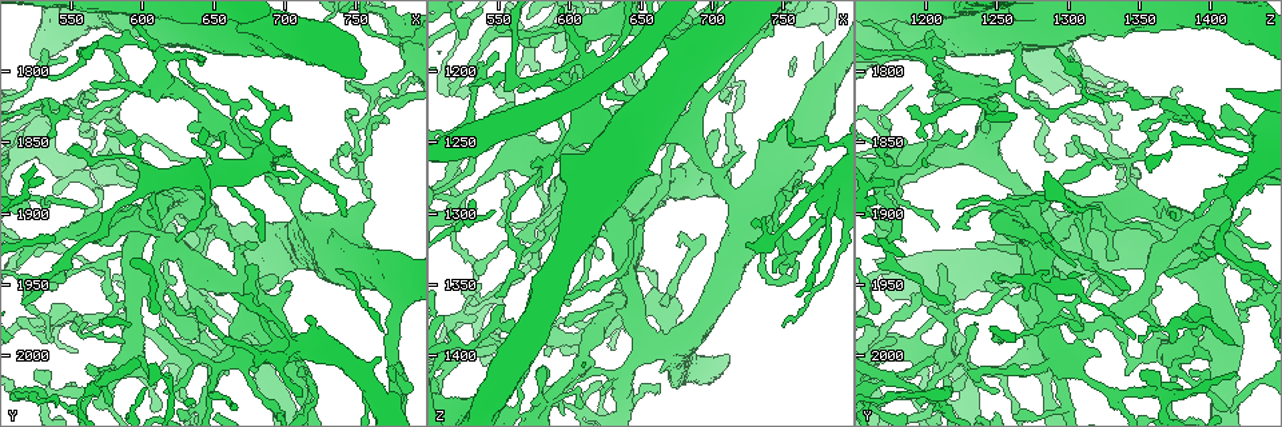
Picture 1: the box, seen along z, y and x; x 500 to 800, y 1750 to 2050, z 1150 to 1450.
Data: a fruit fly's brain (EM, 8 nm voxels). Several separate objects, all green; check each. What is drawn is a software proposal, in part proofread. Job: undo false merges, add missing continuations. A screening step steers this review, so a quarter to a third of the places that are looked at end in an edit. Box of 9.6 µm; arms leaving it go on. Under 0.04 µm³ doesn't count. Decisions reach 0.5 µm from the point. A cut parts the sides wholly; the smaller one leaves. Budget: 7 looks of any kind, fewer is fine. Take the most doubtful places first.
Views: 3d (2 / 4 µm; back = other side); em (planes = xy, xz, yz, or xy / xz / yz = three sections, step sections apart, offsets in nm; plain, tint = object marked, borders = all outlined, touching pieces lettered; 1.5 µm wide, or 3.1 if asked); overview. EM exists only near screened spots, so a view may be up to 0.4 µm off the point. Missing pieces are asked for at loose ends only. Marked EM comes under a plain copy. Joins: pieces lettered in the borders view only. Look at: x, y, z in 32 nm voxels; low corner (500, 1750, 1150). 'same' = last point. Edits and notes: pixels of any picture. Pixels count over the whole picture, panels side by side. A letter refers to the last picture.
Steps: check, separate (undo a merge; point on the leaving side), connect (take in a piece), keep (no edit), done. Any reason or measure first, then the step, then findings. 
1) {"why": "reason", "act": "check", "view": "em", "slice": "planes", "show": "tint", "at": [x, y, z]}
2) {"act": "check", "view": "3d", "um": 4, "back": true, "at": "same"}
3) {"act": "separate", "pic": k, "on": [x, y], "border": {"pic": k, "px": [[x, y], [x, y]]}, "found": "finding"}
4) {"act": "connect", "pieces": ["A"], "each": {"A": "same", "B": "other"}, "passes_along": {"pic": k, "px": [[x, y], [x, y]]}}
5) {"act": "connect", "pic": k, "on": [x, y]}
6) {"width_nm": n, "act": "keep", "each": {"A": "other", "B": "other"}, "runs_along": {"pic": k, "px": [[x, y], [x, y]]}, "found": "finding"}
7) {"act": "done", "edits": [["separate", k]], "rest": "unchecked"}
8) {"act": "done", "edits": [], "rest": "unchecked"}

{"why": "thin end", "act": "check", "view": "em", "slice": "yz", "step": 8, "show": "borders", "at": [748, 1814, 1382]}

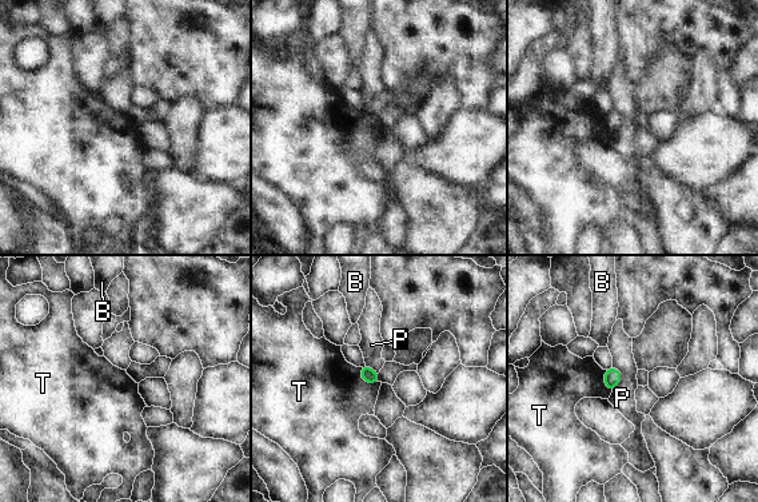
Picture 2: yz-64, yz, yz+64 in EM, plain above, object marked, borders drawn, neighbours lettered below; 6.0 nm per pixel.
{"longest_contact_nm": ["T", 150], "act": "keep", "each": {"B": "other", "P": "other", "T": "other"}, "found": "no lettered piece goes on from it"}

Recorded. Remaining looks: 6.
{"why": "an open end", "act": "check", "view": "em", "slice": "planes", "show": "borders", "at": [678, 1812, 1192]}

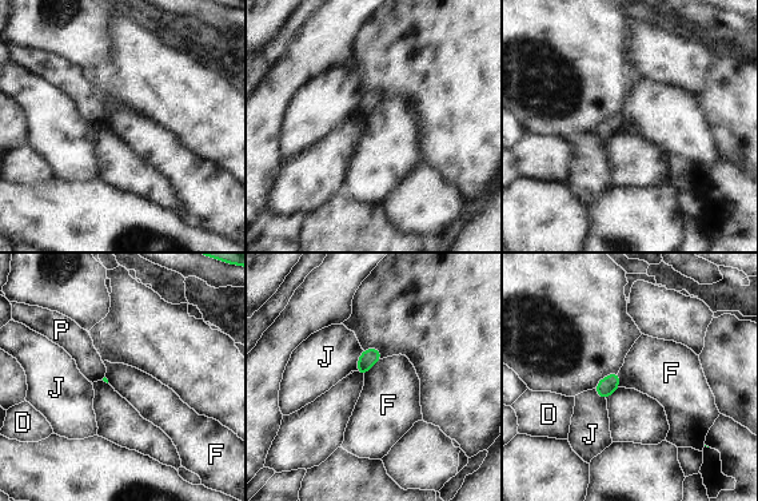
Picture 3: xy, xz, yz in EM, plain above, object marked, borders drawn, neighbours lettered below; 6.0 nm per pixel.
{"act": "keep", "each": {"D": "other", "F": "other", "J": "other", "P": "other"}, "found": "no lettered piece goes on from it"}

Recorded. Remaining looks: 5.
{"why": "branch stops here", "act": "check", "view": "em", "slice": "xy", "step": 8, "show": "tint", "at": [678, 1922, 1236]}

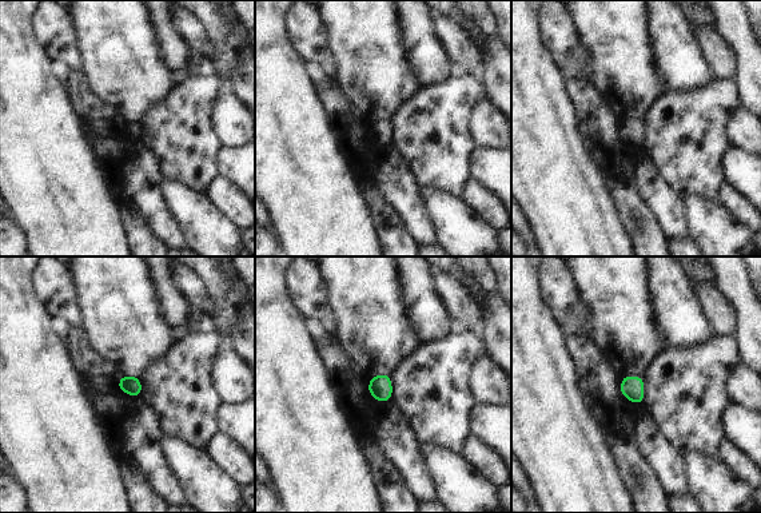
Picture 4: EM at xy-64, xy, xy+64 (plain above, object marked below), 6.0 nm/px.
{"act": "check", "view": "em", "slice": "planes", "show": "borders", "at": "same"}

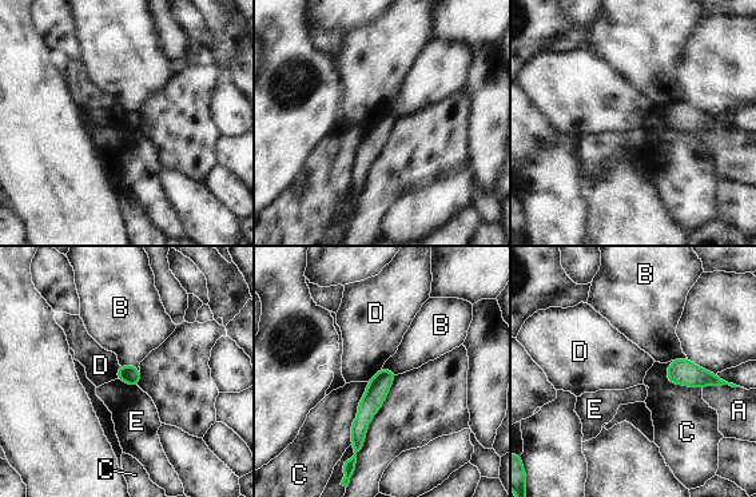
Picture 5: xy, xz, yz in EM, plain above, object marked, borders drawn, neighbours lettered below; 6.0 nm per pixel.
{"width_nm": 120, "act": "keep", "each": {"A": "other", "B": "other", "C": "other", "D": "other", "E": "other"}, "runs_along": {"pic": 5, "px": [[389, 374], [358, 428], [357, 448]]}, "found": "no lettered piece goes on from it"}

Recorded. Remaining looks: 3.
{"act": "done", "edits": [], "rest": "unchecked"}

